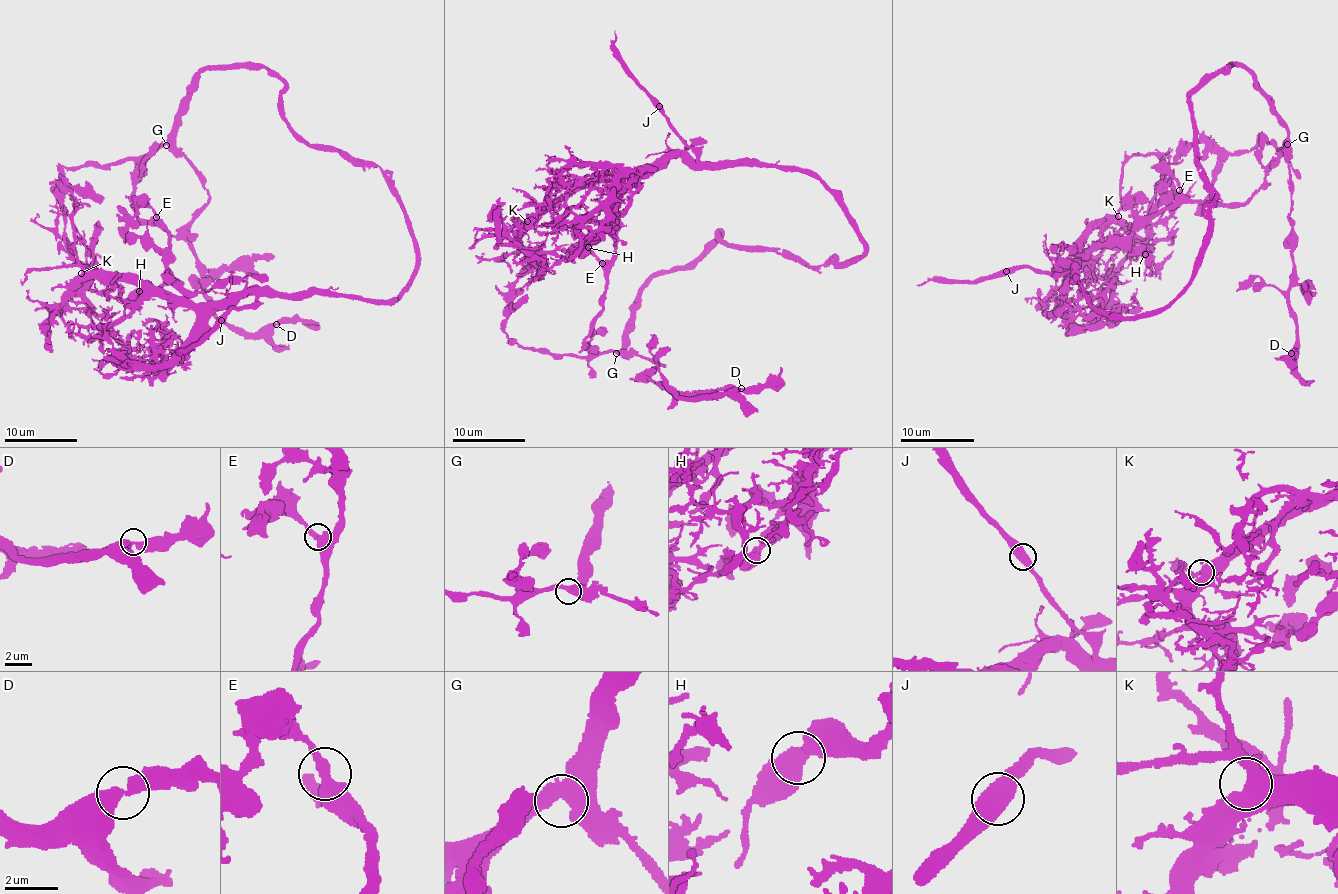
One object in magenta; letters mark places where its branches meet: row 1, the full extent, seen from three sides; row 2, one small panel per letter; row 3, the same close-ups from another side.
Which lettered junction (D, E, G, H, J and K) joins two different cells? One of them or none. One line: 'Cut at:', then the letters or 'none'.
Cut at: none

